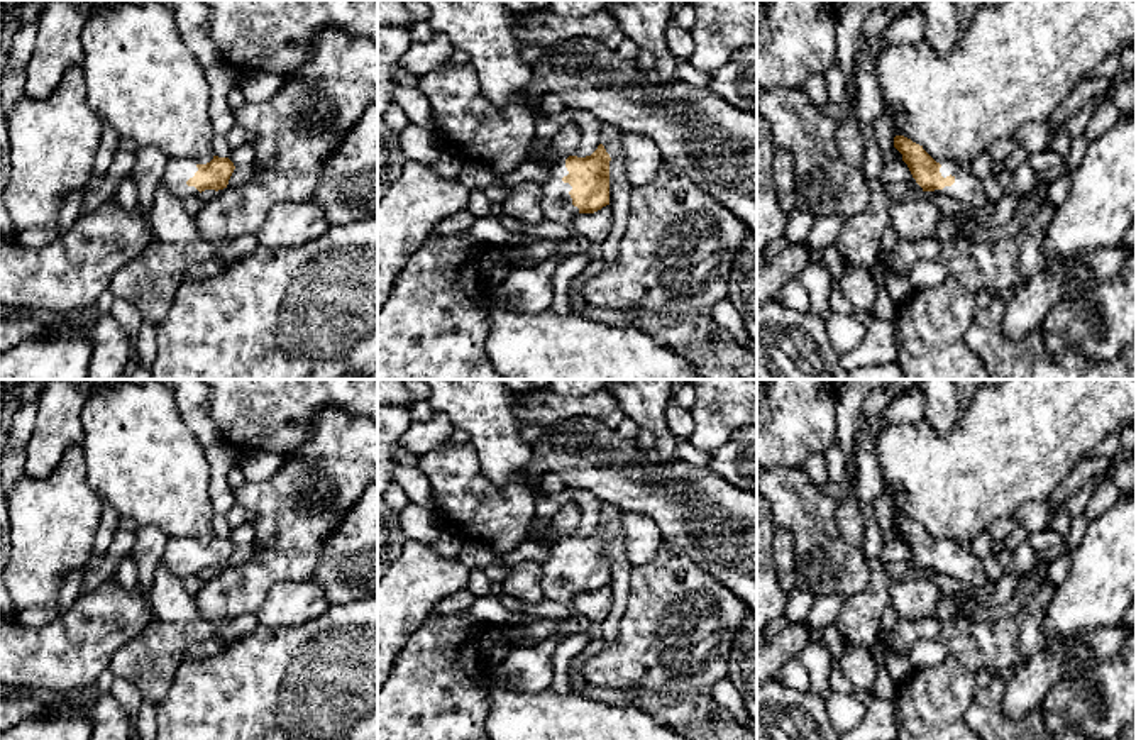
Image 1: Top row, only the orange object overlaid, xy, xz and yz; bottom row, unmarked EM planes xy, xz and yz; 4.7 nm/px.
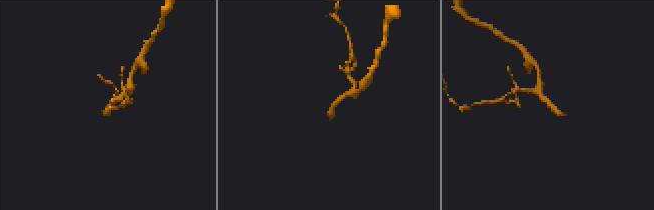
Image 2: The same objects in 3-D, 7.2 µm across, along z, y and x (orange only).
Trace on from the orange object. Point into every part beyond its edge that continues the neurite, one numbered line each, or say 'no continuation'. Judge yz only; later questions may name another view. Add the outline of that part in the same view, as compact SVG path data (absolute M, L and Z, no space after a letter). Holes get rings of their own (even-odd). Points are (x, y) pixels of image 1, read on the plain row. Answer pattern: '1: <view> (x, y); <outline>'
1: yz (967, 568); M950 540L946 544L941 544L940 552L943 557L953 555L955 562L951 566L945 566L943 569L935 571L924 571L916 559L914 561L914 572L938 572L941 576L950 576L953 579L960 579L970 586L980 588L985 586L990 579L985 574L984 562L972 552L970 544L958 544L955 540Z

